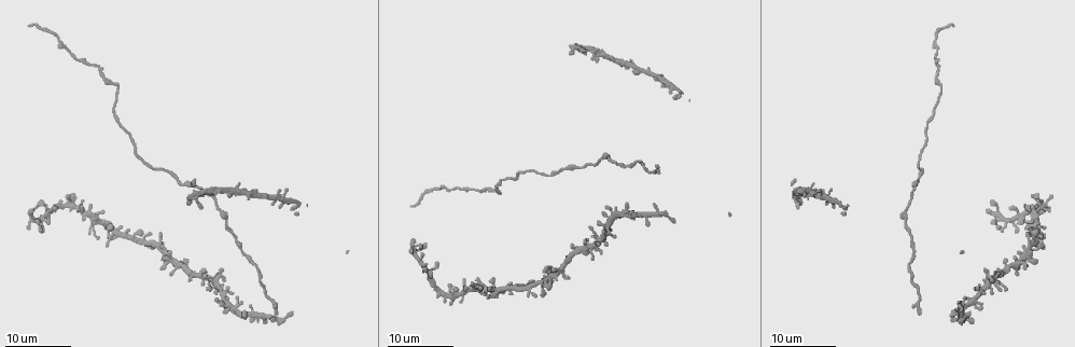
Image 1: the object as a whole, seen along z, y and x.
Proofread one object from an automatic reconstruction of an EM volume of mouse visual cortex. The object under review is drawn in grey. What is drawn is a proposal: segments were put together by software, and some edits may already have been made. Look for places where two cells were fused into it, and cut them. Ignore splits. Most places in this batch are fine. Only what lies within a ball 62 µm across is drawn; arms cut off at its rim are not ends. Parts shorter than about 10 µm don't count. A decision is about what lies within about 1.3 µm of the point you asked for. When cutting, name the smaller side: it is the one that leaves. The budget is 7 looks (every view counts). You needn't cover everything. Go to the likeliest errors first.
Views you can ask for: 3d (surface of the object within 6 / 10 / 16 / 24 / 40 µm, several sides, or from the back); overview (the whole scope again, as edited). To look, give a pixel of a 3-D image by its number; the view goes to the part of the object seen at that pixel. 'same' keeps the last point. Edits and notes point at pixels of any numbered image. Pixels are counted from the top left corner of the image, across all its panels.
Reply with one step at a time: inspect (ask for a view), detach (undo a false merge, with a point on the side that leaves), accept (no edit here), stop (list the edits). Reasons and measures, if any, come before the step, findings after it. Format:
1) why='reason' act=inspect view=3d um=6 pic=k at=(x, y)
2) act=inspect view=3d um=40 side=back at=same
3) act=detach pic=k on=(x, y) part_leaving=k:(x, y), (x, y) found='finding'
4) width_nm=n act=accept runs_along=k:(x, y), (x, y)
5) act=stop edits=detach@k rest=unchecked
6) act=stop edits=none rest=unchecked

act=inspect view=3d um=16 pic=1 at=(563, 168)

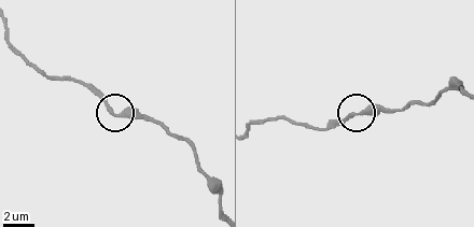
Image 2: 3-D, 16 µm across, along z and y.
why='closer look' act=inspect view=3d um=6 pic=2 at=(110, 114)

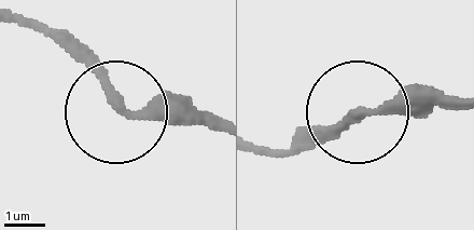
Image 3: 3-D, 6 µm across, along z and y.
act=accept runs_along=3:(459, 104), (387, 104), (298, 132) found='all the same cell'

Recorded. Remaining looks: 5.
act=inspect view=3d um=24 pic=1 at=(940, 84)

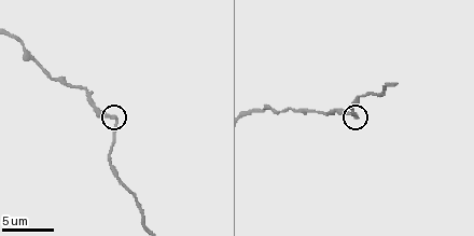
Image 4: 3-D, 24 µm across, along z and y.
act=inspect view=3d um=6 pic=4 at=(111, 115)

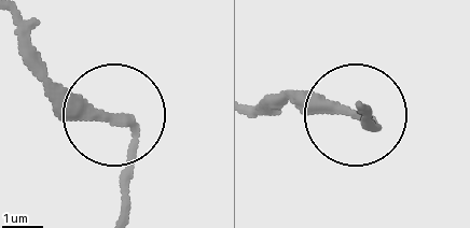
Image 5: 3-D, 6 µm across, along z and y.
act=accept found='continuous, no second cell'

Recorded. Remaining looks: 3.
why='sudden change in width' act=inspect view=3d um=10 pic=4 at=(109, 158)

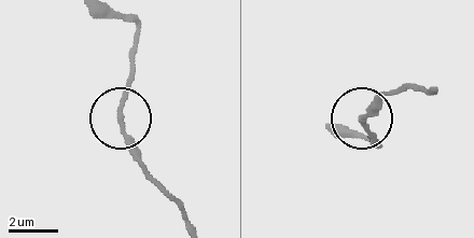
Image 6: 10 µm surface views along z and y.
width_nm=200 act=accept runs_along=6:(435, 85), (381, 96), (361, 116), (373, 139) found='all the same cell'

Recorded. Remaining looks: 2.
act=stop edits=none rest=unchecked

